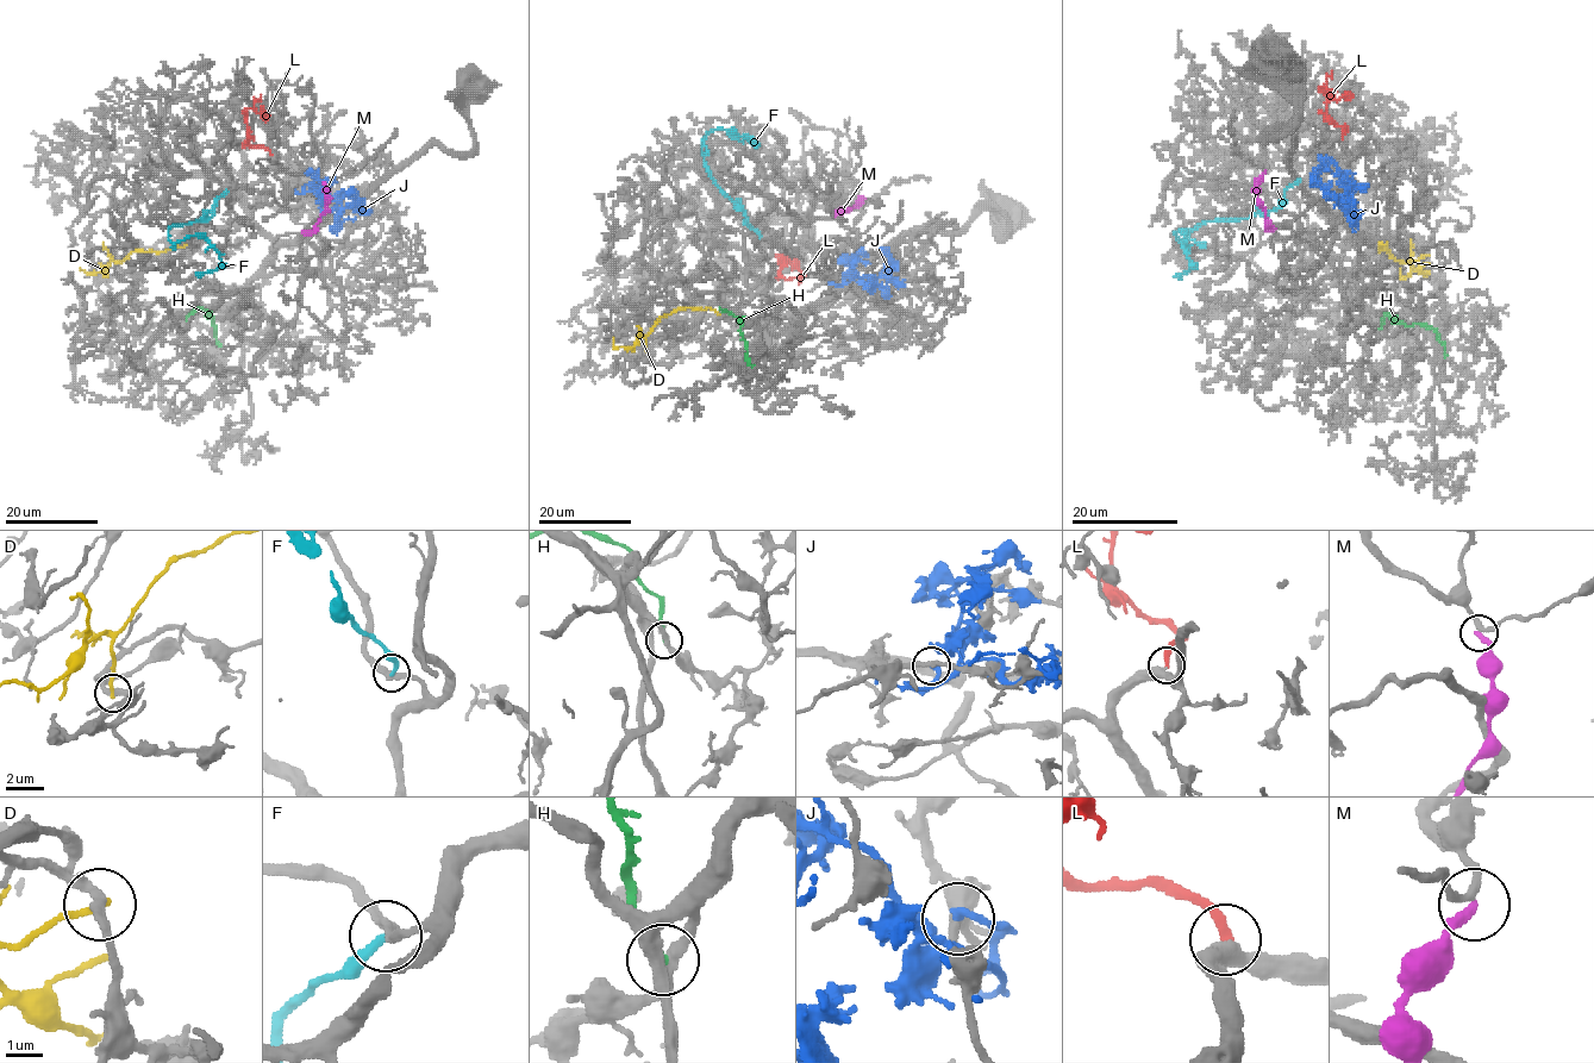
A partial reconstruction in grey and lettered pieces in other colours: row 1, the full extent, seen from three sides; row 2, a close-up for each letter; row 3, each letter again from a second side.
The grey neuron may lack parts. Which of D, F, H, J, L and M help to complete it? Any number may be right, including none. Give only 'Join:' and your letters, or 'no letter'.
Join: L

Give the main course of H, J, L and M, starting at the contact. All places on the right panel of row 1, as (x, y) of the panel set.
H: (1445, 356), (1436, 331), (1420, 324), (1406, 325), (1389, 314), (1380, 330)
J: (1346, 173), (1352, 174), (1352, 180), (1345, 177), (1351, 187), (1345, 193), (1345, 201), (1335, 199), (1310, 177)
L: (1341, 138), (1346, 130), (1327, 117), (1325, 92), (1320, 87), (1336, 99), (1351, 94)
M: (1266, 172), (1257, 185), (1258, 204), (1269, 226), (1275, 227)

